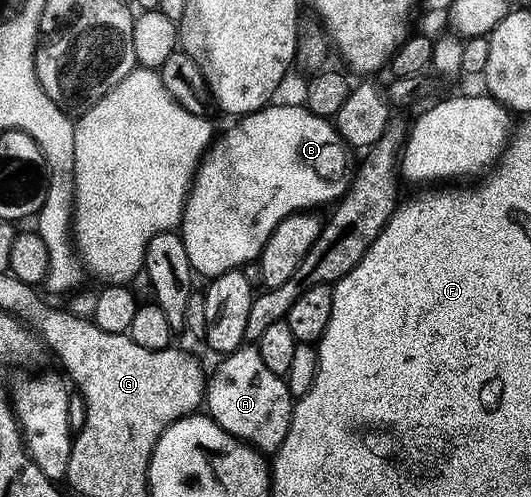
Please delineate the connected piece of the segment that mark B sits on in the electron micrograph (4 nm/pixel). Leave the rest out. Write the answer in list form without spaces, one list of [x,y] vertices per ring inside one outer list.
[[[268,104],[261,110],[254,110],[251,114],[242,115],[223,135],[216,137],[208,146],[206,154],[199,162],[199,167],[195,169],[195,177],[191,180],[191,188],[187,191],[187,203],[183,206],[183,220],[181,223],[181,237],[185,244],[185,252],[189,256],[189,264],[196,275],[204,274],[204,279],[210,280],[216,278],[218,274],[224,274],[230,270],[237,270],[246,267],[246,262],[254,263],[263,250],[265,240],[291,214],[300,212],[311,212],[315,206],[323,206],[326,202],[334,203],[343,197],[346,193],[349,183],[349,168],[347,172],[347,153],[348,147],[339,139],[339,133],[335,130],[334,125],[328,119],[317,116],[309,112],[306,105],[299,106],[275,106]]]

